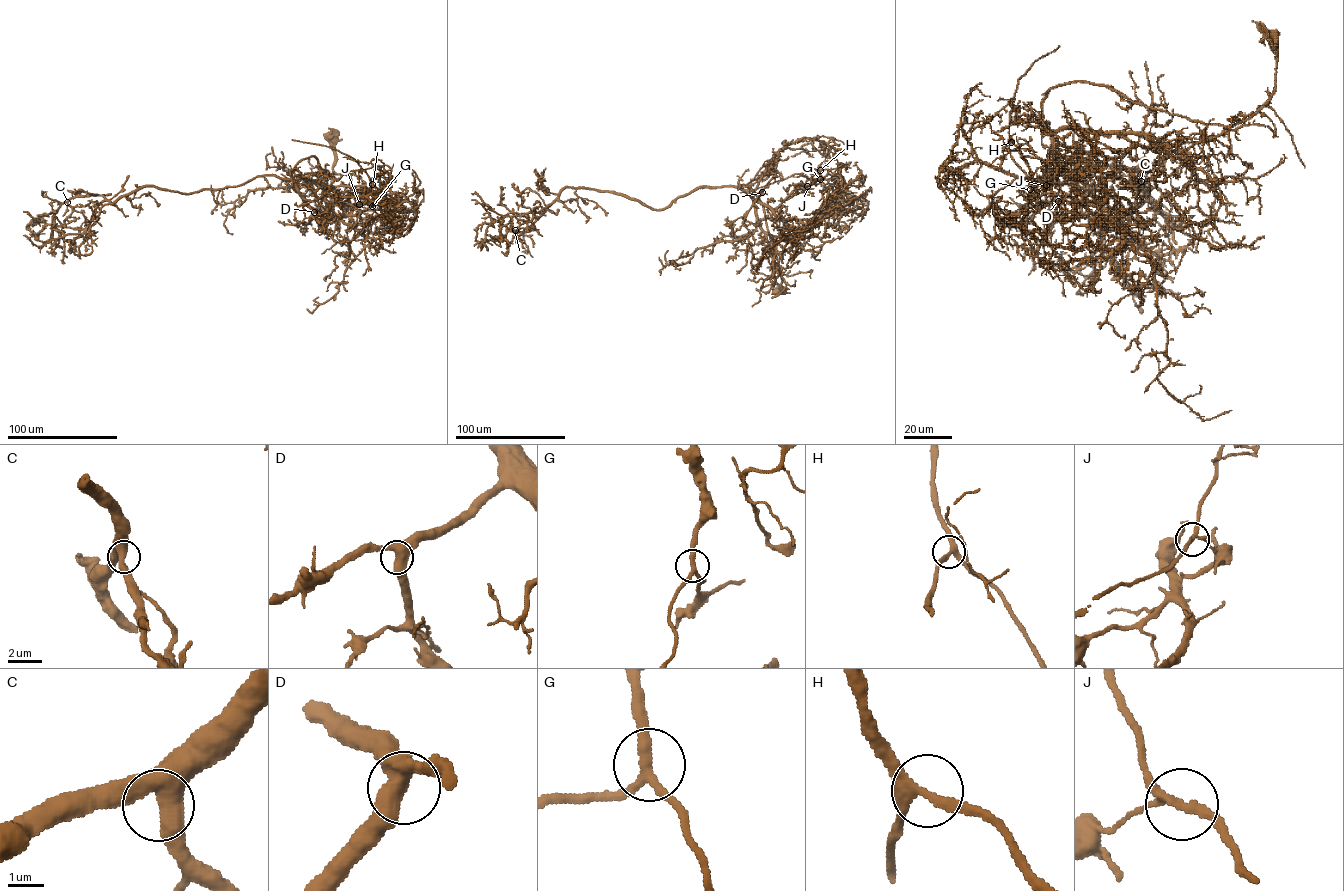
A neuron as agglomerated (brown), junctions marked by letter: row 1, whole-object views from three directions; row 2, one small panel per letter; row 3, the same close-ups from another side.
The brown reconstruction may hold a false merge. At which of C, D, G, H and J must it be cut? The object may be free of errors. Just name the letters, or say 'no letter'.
J

